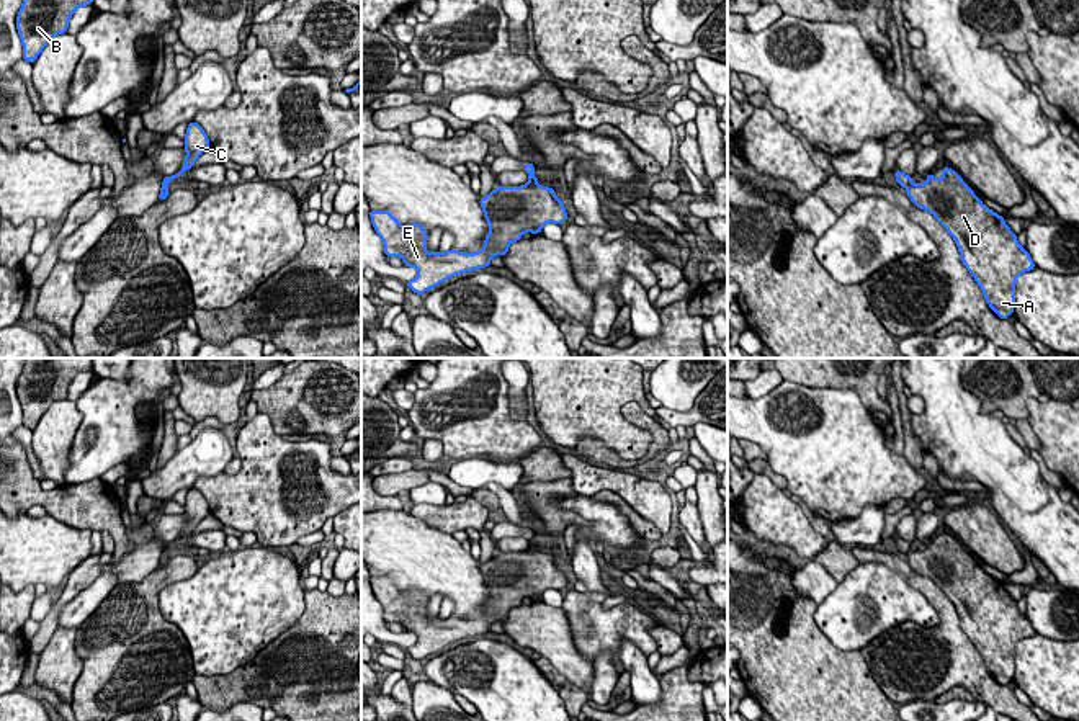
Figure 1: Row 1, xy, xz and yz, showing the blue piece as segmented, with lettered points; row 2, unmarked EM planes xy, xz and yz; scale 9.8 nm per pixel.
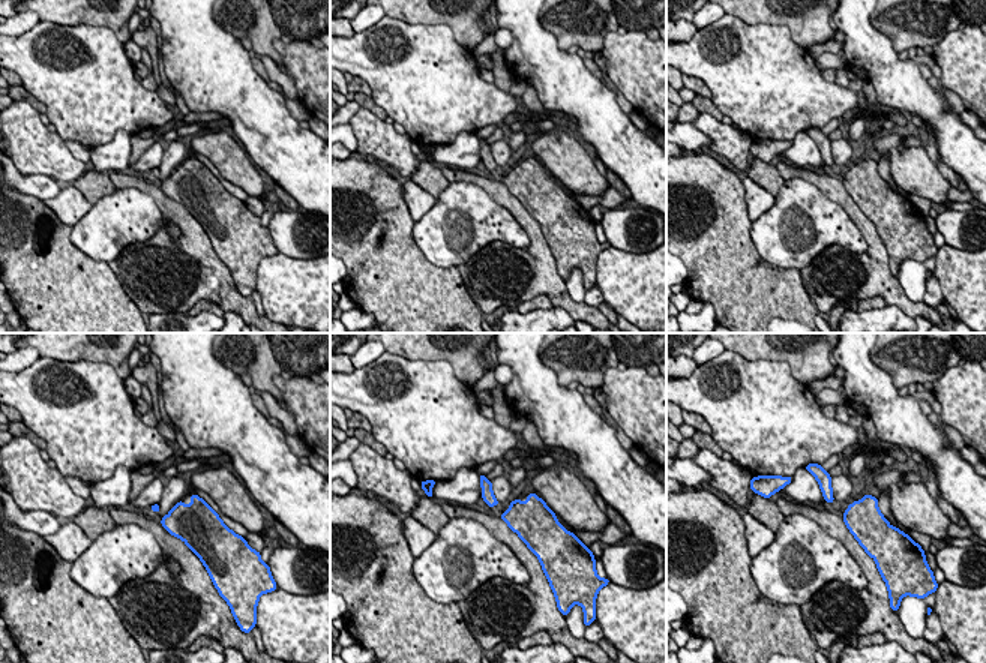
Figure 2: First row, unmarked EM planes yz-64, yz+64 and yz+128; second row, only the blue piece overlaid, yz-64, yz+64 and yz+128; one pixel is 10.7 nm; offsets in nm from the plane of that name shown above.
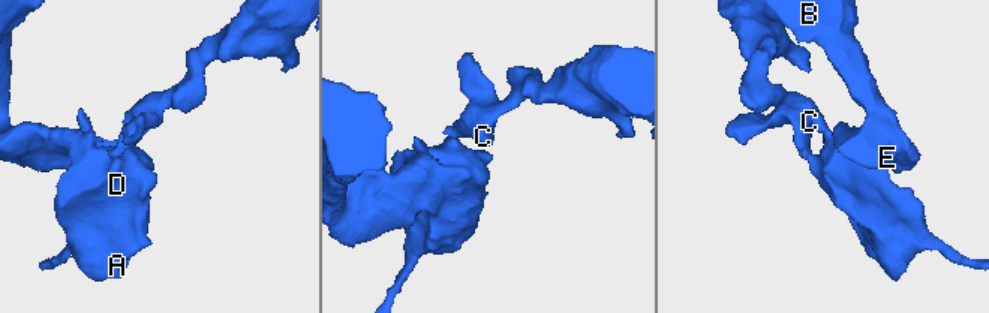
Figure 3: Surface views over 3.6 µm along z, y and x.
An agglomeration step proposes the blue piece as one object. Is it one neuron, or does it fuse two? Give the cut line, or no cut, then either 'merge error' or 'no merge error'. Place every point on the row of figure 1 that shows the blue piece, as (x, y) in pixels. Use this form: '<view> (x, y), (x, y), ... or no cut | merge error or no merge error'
yz (911, 182), (906, 187) | merge error

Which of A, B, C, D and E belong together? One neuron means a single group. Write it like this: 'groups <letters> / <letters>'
groups A B D E / C

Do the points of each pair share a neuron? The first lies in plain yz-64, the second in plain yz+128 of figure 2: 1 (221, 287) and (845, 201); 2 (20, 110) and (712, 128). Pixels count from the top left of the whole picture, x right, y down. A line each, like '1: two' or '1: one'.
1: one
2: one

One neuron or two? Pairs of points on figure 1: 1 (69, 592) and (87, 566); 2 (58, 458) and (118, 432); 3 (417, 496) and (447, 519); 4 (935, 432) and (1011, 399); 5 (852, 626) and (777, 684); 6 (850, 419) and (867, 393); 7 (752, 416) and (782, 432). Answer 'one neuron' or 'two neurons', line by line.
1: one neuron
2: two neurons
3: two neurons
4: two neurons
5: two neurons
6: two neurons
7: one neuron

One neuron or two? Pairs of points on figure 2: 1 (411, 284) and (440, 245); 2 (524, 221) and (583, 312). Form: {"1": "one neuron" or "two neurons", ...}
{"1": "two neurons", "2": "one neuron"}

